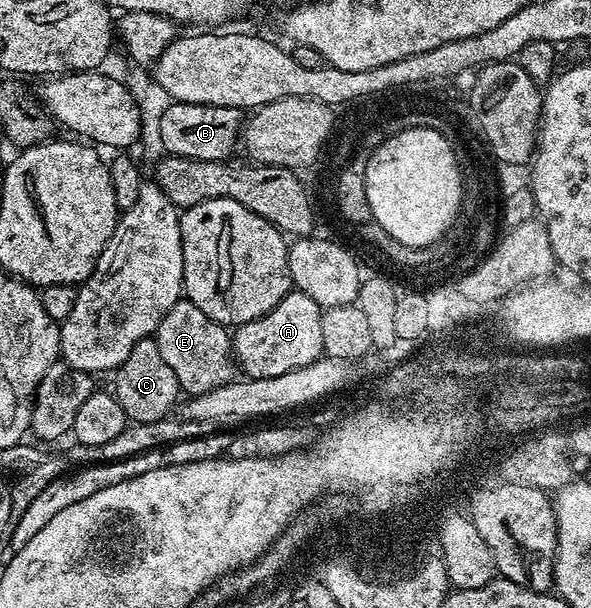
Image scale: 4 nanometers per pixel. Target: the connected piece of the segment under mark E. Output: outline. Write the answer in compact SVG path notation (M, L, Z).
M189 300L177 302L163 316L156 331L156 341L160 348L160 356L164 356L168 368L176 372L178 388L183 395L193 396L212 392L235 377L236 366L232 361L232 338L227 327L212 320L204 312L200 312L200 308L196 308L196 304L192 304Z

